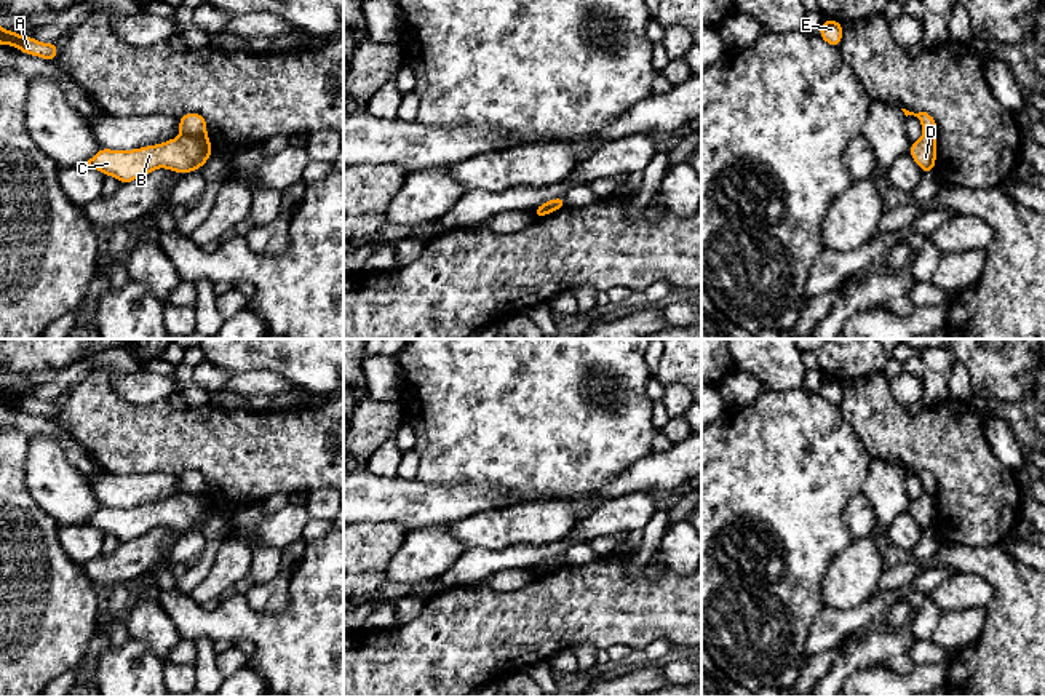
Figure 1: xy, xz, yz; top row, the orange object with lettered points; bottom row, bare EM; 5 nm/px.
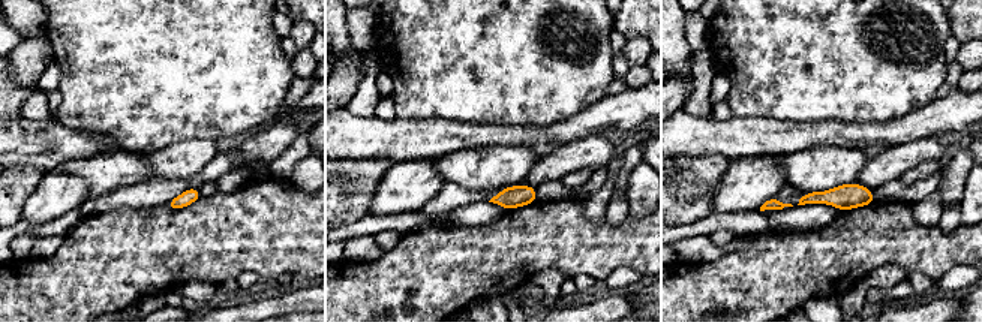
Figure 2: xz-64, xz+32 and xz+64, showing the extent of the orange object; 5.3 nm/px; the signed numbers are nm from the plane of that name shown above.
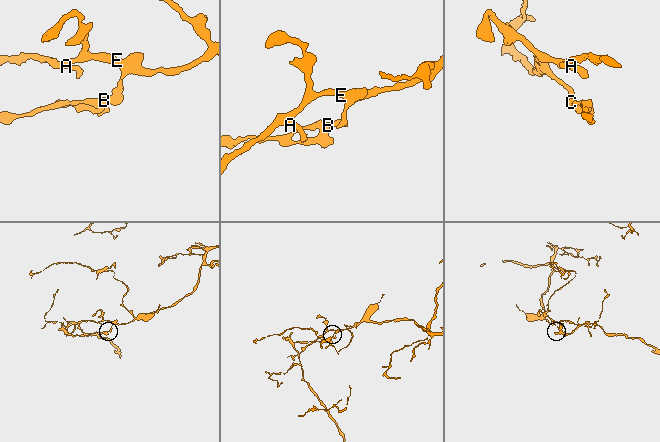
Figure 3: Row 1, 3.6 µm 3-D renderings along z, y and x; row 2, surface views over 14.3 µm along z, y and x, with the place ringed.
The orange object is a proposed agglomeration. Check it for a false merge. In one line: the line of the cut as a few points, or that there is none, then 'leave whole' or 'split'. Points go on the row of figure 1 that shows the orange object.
cut in xy along (182, 133), (203, 135); split

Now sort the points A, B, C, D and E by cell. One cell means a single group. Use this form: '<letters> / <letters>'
A E / B C D

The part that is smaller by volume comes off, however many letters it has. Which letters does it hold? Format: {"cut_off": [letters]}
{"cut_off": ["B", "C", "D"]}

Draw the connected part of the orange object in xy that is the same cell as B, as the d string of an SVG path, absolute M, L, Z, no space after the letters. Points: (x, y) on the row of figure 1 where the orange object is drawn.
M179 136L161 144L133 150L101 149L83 166L96 168L105 176L115 176L121 184L139 179L157 168L168 168L179 174L200 169L213 155L211 139L201 136Z

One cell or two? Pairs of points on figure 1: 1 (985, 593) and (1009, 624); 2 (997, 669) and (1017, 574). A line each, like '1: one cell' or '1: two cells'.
1: two cells
2: one cell

